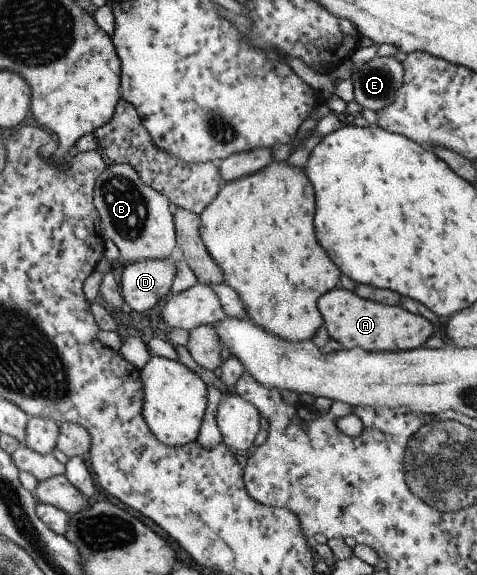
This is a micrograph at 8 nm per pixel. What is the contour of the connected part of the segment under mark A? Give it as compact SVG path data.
M335 288L323 294L317 306L330 338L337 340L345 349L359 347L373 352L413 350L434 336L435 326L427 318L399 305L391 306L361 298L355 291Z

